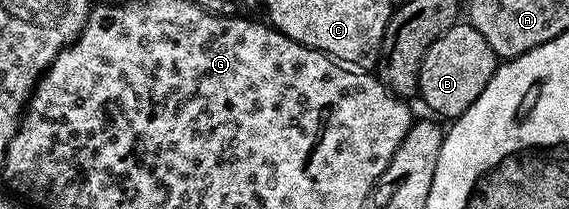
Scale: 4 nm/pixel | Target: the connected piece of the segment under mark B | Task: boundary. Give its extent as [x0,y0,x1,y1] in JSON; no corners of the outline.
[417,22,500,118]

